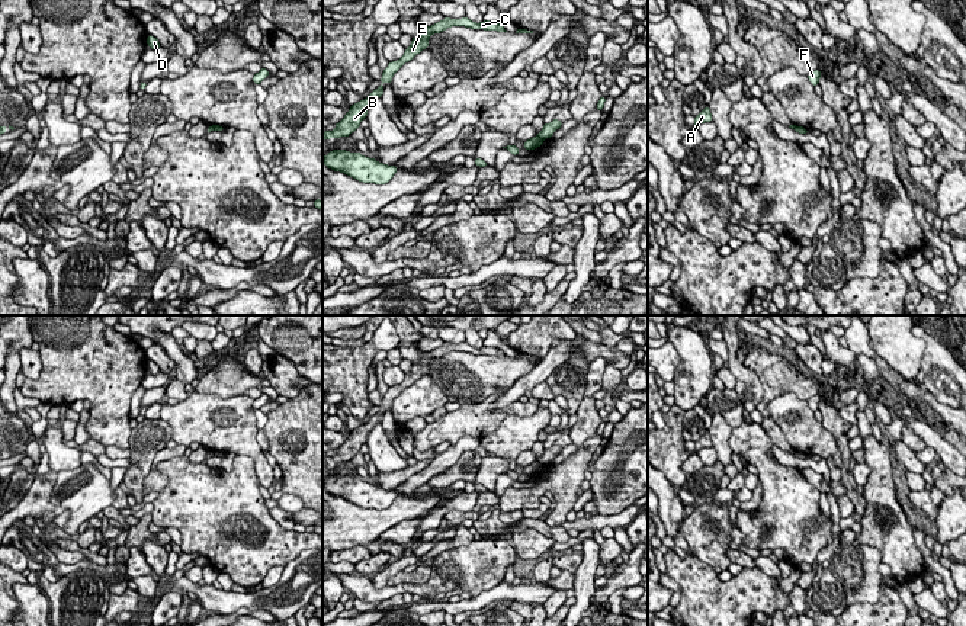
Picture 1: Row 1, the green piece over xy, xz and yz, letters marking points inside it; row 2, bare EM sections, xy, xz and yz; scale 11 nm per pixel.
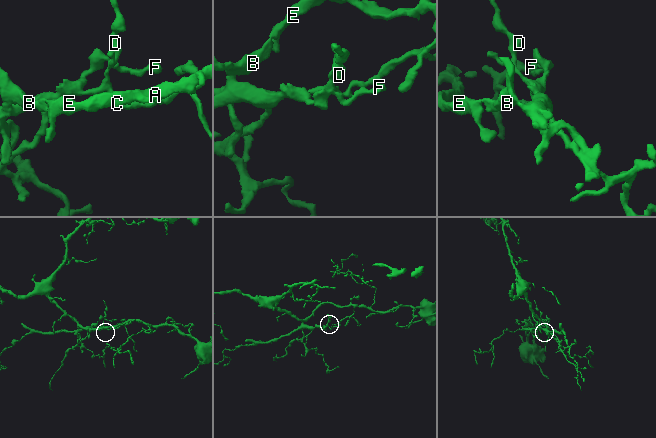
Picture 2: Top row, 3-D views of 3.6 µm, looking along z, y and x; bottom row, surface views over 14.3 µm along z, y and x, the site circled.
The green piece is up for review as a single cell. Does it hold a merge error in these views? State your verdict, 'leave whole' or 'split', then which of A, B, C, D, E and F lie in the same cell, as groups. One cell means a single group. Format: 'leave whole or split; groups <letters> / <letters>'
split; groups A B C E / D F

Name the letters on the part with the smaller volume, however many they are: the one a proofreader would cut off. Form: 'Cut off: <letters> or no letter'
Cut off: D, F

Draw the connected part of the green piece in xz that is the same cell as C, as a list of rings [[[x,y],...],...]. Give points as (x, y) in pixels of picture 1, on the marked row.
[[[466,16],[462,19],[450,19],[445,17],[442,22],[437,22],[436,25],[427,26],[420,36],[415,36],[411,39],[411,45],[405,48],[404,55],[388,64],[388,67],[382,73],[381,84],[378,89],[370,92],[370,94],[352,105],[350,110],[346,112],[346,116],[338,122],[334,123],[334,131],[325,131],[322,132],[324,139],[340,138],[340,137],[349,137],[353,131],[356,131],[360,126],[360,122],[366,118],[369,106],[373,103],[375,99],[382,97],[383,94],[383,83],[391,84],[394,74],[408,61],[411,61],[417,54],[420,54],[423,49],[429,48],[429,38],[433,33],[440,33],[446,31],[450,26],[465,26],[471,29],[484,29],[484,31],[497,31],[497,32],[507,32],[503,25],[497,22],[484,20],[481,23],[475,23]]]

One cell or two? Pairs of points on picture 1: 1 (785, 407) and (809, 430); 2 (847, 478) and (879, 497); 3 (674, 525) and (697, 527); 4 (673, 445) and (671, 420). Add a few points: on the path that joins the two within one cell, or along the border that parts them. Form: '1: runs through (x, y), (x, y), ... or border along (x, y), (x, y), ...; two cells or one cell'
1: runs through (793, 408), (802, 414), (802, 421); one cell
2: border along (862, 494), (865, 500), (863, 529); two cells
3: border along (684, 519), (680, 530); two cells
4: runs through (673, 439), (673, 426); one cell

